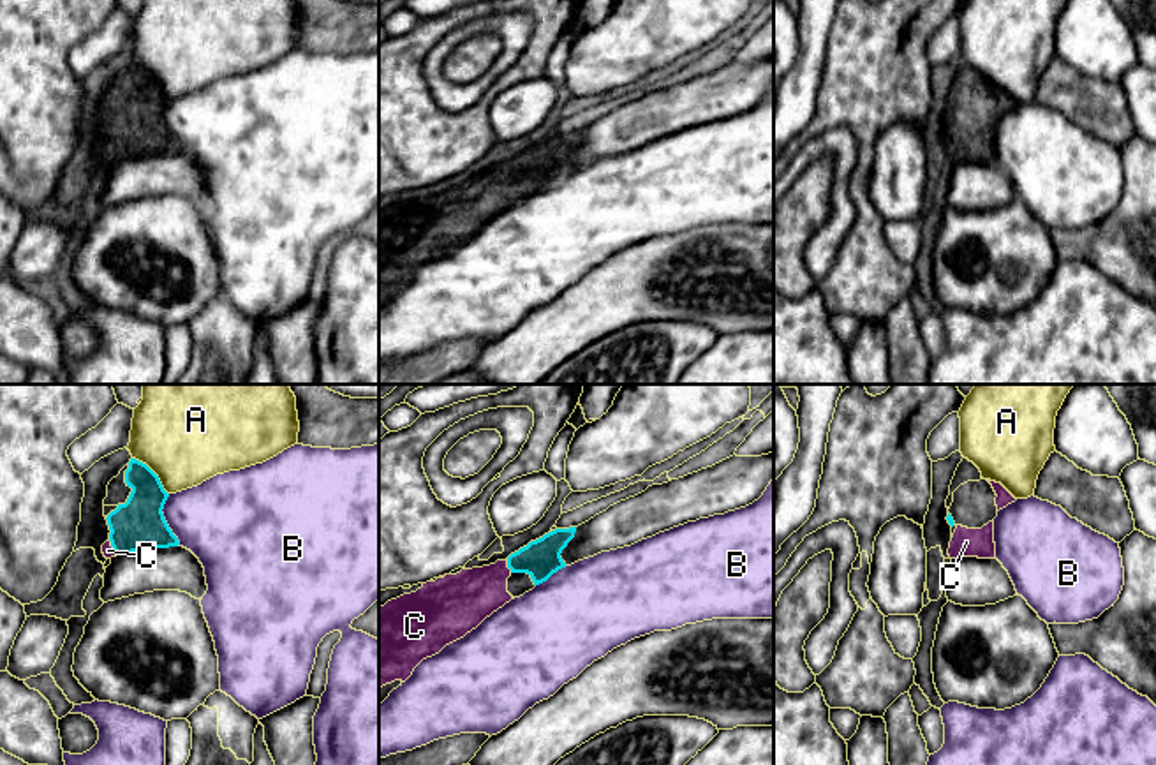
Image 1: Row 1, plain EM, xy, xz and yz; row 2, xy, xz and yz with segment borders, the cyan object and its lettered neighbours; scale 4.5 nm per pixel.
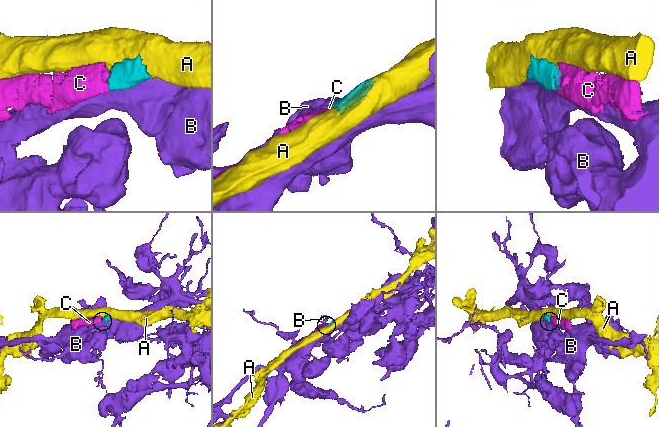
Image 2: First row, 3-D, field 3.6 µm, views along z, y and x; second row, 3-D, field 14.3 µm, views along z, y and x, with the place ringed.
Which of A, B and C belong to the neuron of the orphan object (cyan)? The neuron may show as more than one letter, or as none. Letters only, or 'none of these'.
C

